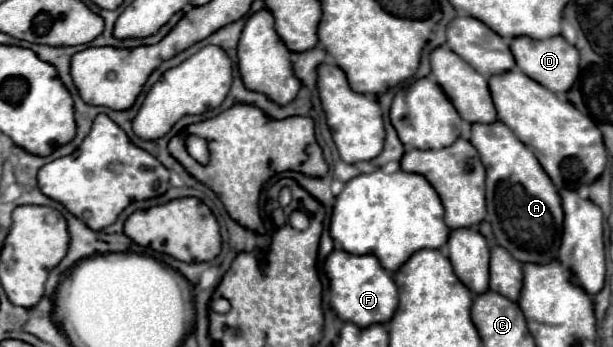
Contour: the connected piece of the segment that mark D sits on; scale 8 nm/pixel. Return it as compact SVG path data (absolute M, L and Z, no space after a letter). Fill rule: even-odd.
M520 36L510 44L510 48L516 58L516 66L526 76L530 76L538 84L542 84L546 90L550 90L554 94L566 94L574 86L574 80L578 78L580 56L578 56L578 50L572 44L568 44L562 36L554 36L548 40L532 40L532 38Z

